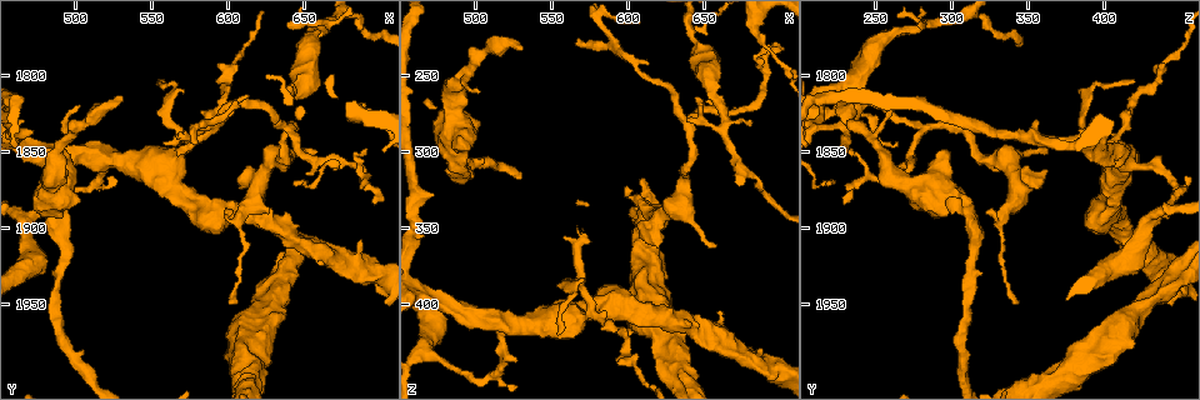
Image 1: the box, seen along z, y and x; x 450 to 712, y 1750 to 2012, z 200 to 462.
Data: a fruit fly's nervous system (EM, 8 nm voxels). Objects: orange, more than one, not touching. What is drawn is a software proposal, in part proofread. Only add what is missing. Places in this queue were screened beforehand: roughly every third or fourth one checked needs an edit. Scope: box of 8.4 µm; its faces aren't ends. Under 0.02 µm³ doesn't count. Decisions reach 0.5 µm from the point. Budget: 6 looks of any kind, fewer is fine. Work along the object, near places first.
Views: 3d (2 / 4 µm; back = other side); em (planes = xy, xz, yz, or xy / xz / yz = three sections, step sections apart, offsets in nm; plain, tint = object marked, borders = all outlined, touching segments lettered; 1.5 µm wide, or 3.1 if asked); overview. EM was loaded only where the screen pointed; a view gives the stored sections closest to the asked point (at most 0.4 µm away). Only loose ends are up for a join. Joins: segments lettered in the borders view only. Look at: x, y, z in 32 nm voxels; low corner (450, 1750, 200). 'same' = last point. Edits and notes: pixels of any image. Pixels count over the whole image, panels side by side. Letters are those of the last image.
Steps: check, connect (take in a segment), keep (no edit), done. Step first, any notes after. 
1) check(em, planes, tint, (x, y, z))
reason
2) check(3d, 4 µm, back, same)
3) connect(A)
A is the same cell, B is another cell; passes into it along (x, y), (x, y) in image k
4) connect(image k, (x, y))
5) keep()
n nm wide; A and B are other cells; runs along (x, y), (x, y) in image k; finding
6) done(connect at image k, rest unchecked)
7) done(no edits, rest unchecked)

check(3d, 2 µm, back, (526, 1854, 436))
free end

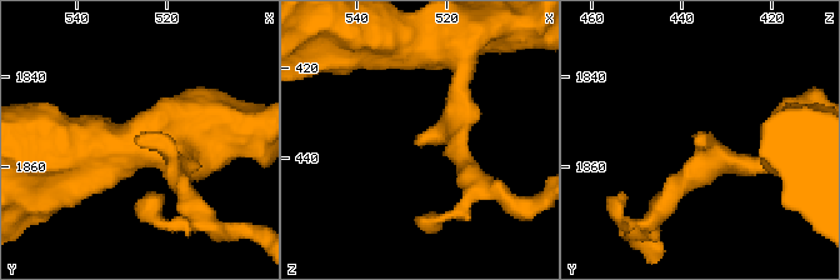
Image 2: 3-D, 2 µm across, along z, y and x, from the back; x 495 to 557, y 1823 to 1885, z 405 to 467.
check(em, xz, step 8, tint, (527, 1855, 436))

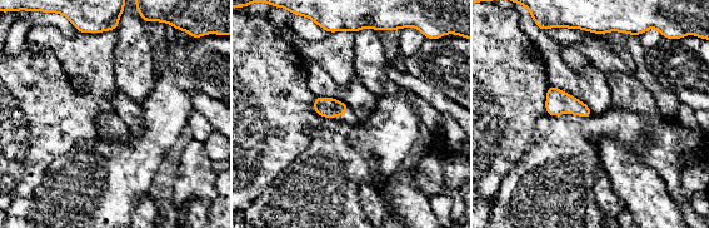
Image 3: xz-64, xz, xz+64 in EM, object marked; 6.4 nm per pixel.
check(em, planes, borders, same)
cut it another way

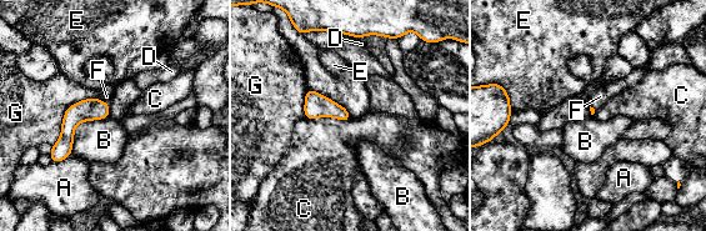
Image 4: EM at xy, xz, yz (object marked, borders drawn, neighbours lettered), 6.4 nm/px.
connect(F)
F is the same cell, A, B, C, D, E and G are other cells; passes into it along (91, 109), (103, 100), (106, 96) in image 4; the neuron continues

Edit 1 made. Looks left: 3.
check(overview)

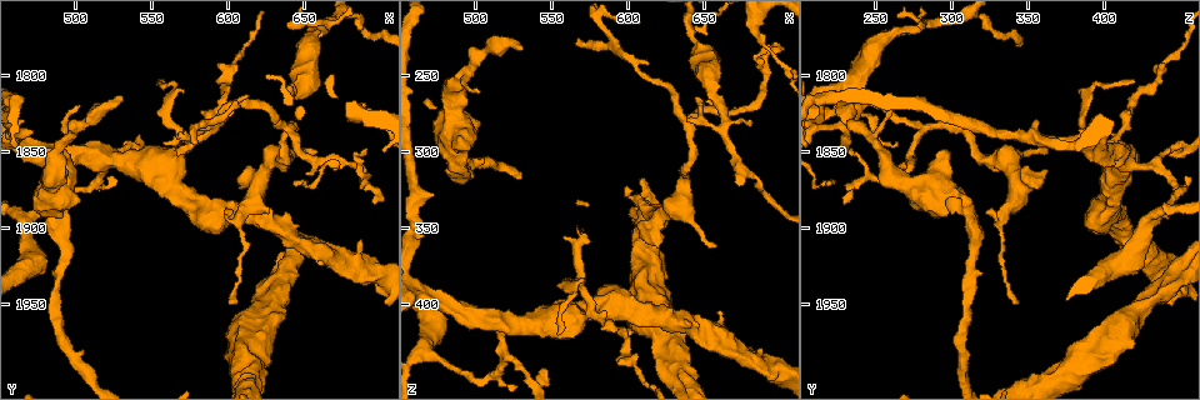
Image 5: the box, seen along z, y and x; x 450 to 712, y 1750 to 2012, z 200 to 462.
check(em, planes, borders, (568, 1838, 350))
free end

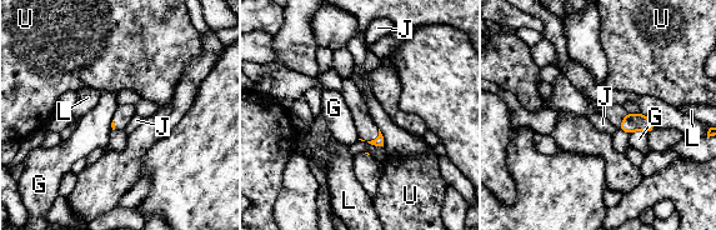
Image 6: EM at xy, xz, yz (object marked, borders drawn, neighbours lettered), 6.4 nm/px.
keep()
G, J, L and U are other cells; border along (647, 133), (634, 130), (629, 135) in image 6; no lettered segment goes on from it

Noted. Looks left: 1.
done(connect at image 4, rest unchecked)

